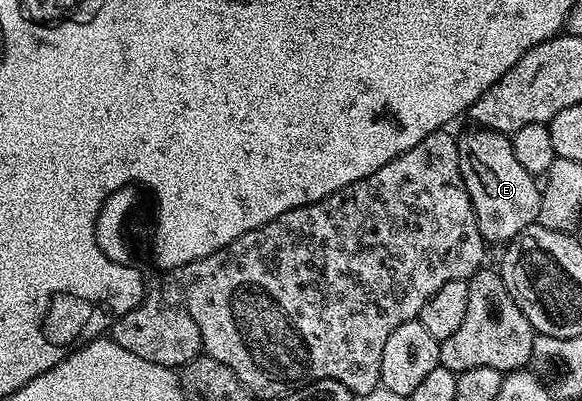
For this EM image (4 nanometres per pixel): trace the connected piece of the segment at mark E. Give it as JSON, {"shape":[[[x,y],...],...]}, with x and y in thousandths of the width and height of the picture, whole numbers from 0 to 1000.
{"shape":[[[809,317],[804,332],[787,334],[785,349],[792,446],[799,456],[799,476],[806,476],[806,496],[813,506],[813,526],[820,536],[820,566],[826,576],[832,603],[875,603],[902,566],[921,559],[926,539],[930,461],[921,434],[902,426],[902,416],[895,416],[895,404],[888,399],[888,387],[881,387],[876,339],[845,322]]]}

